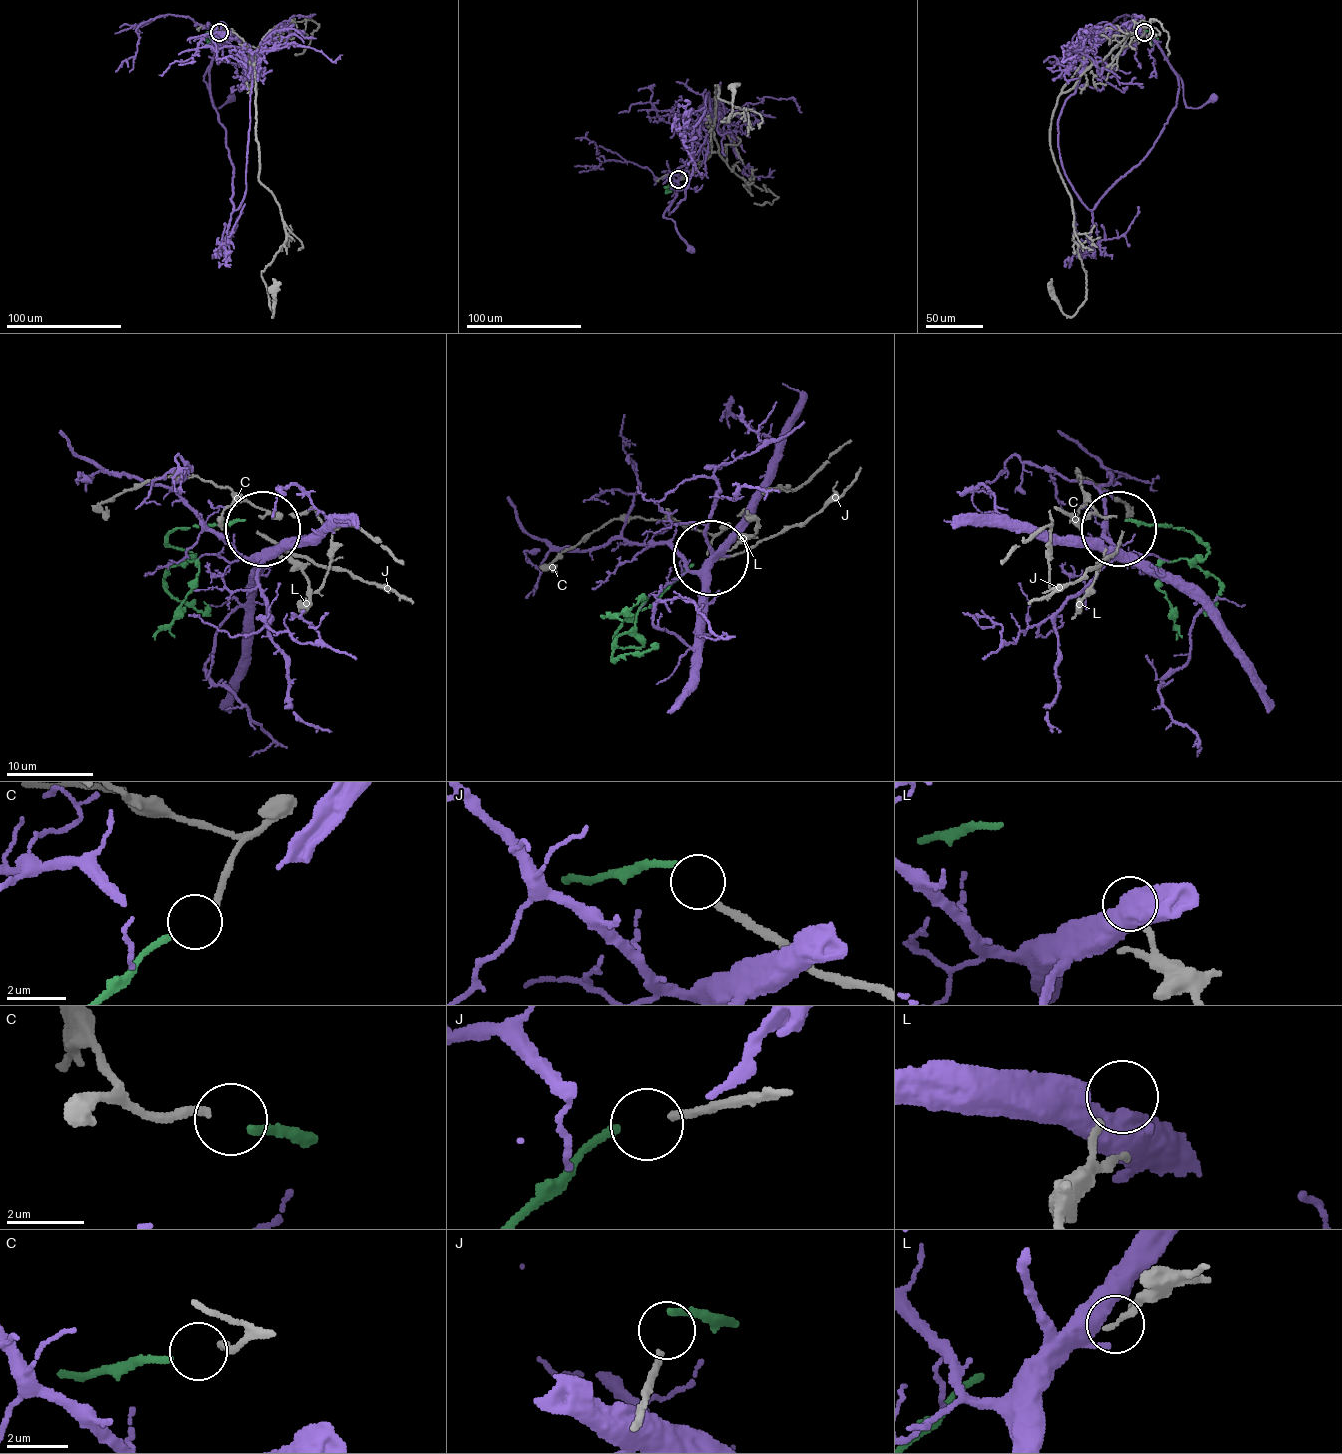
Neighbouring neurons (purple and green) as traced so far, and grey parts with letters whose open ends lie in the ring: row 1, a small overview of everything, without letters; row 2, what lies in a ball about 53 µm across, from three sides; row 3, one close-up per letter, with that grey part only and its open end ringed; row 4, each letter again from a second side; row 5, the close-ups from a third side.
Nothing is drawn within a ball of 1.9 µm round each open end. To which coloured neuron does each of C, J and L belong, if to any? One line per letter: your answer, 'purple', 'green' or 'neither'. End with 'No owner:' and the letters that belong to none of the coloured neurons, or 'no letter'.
C: green
J: neither
L: neither
No owner: J, L

